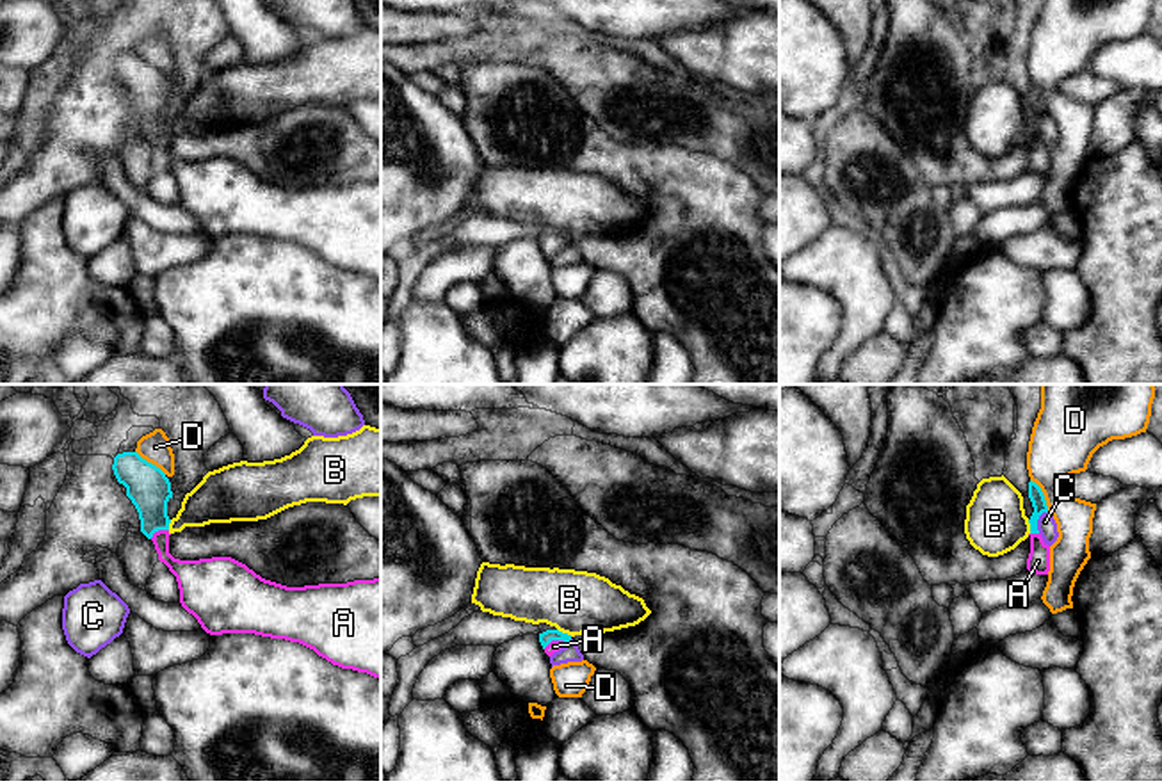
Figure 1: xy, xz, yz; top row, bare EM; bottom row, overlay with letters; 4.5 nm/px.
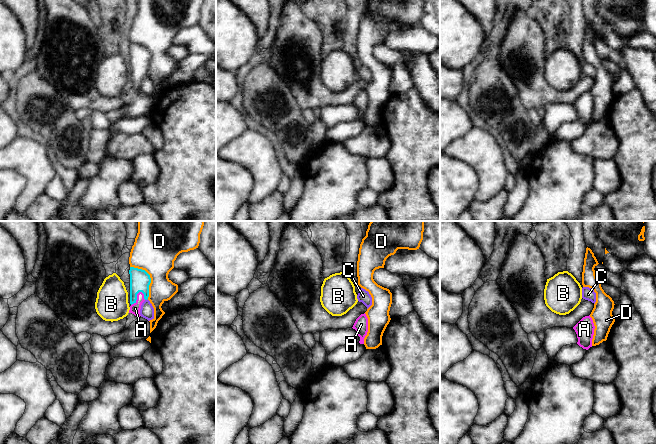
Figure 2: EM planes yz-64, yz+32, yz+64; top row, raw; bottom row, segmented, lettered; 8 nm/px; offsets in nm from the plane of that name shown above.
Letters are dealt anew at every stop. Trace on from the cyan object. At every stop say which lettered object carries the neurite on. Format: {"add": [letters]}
{"add": ["A"]}

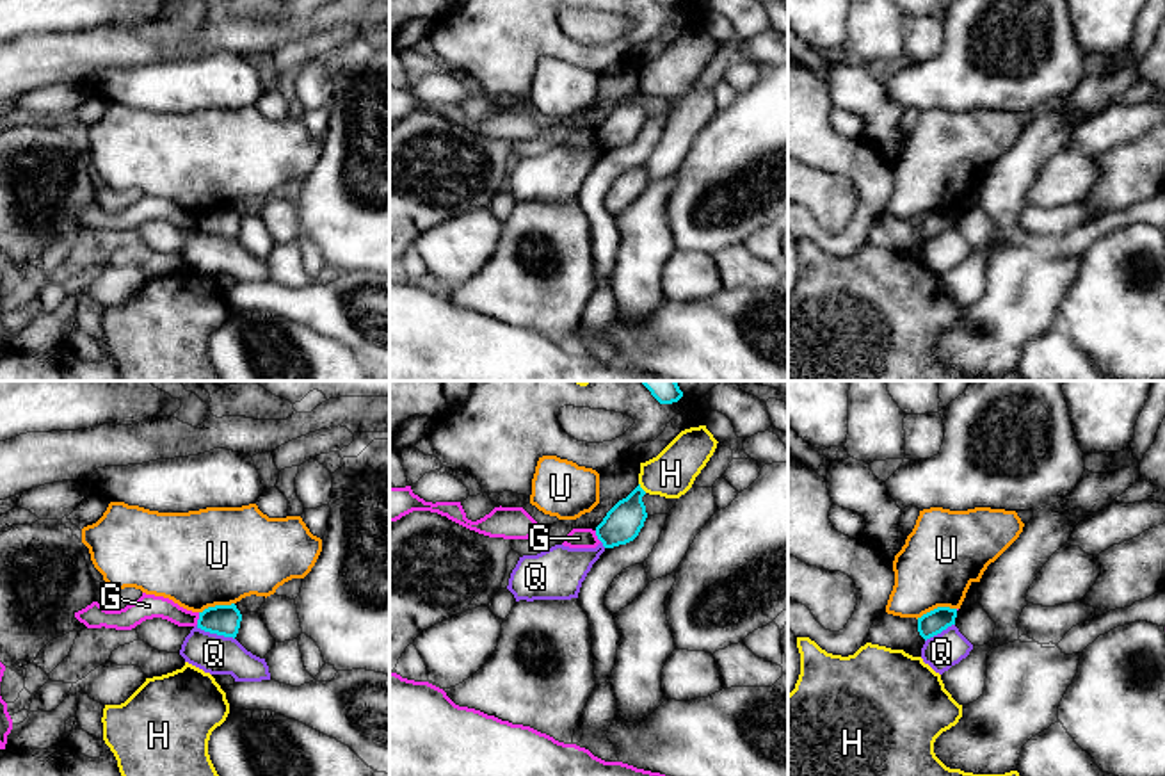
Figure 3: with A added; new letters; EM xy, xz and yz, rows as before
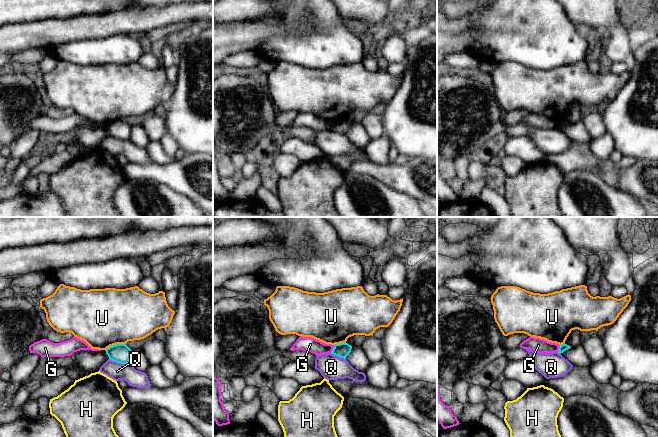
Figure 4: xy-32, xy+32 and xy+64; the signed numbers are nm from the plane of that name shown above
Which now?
{"add": []}

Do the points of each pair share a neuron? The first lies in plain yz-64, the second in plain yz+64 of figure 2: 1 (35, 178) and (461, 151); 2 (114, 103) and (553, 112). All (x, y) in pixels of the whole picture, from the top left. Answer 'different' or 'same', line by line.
1: same
2: different

